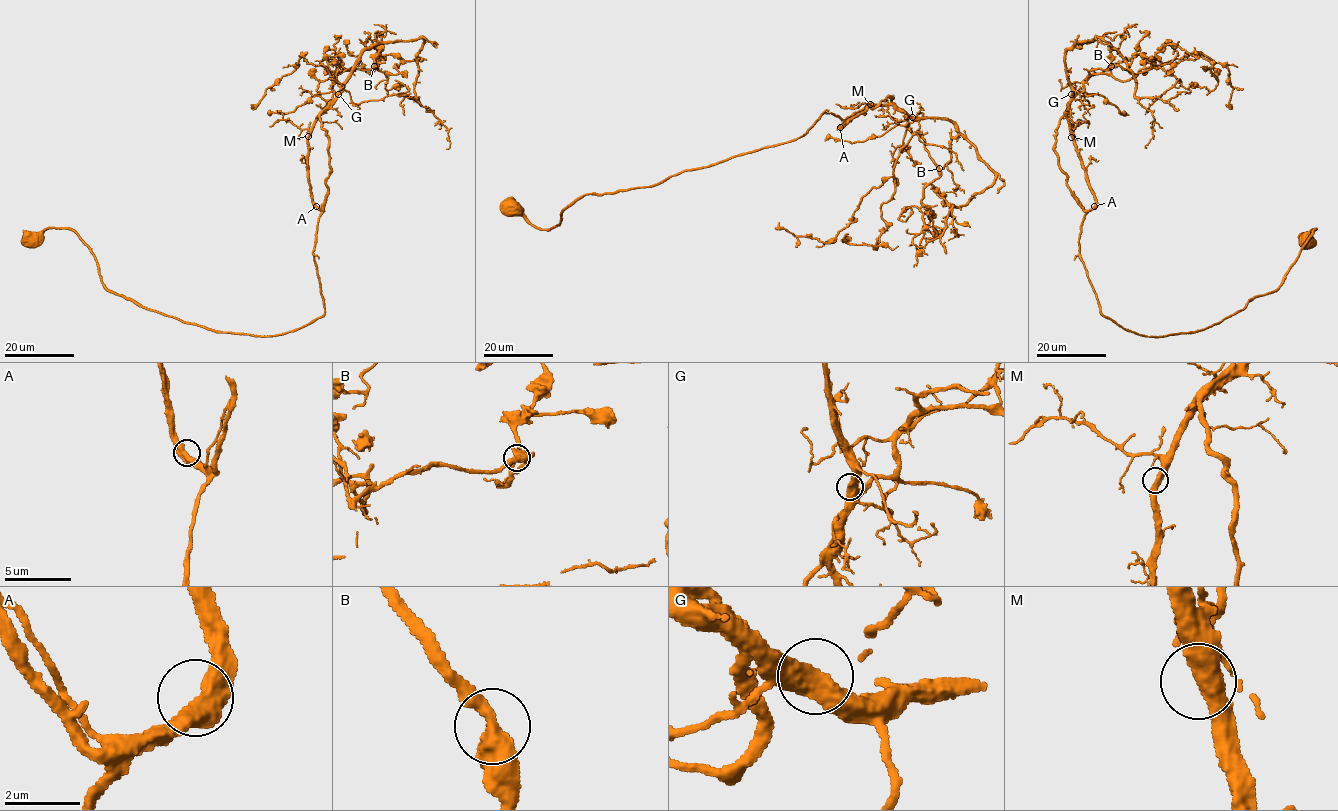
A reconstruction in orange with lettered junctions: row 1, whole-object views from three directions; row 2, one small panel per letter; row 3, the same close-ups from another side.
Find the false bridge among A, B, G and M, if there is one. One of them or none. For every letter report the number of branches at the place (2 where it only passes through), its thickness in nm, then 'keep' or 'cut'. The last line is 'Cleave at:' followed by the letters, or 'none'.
A: branches 2; calibre 500 nm; keep
B: branches 2; calibre 500 nm; keep
G: branches 2; calibre 500 nm; keep
M: branches 2; calibre 480 nm; keep
Cleave at: none

